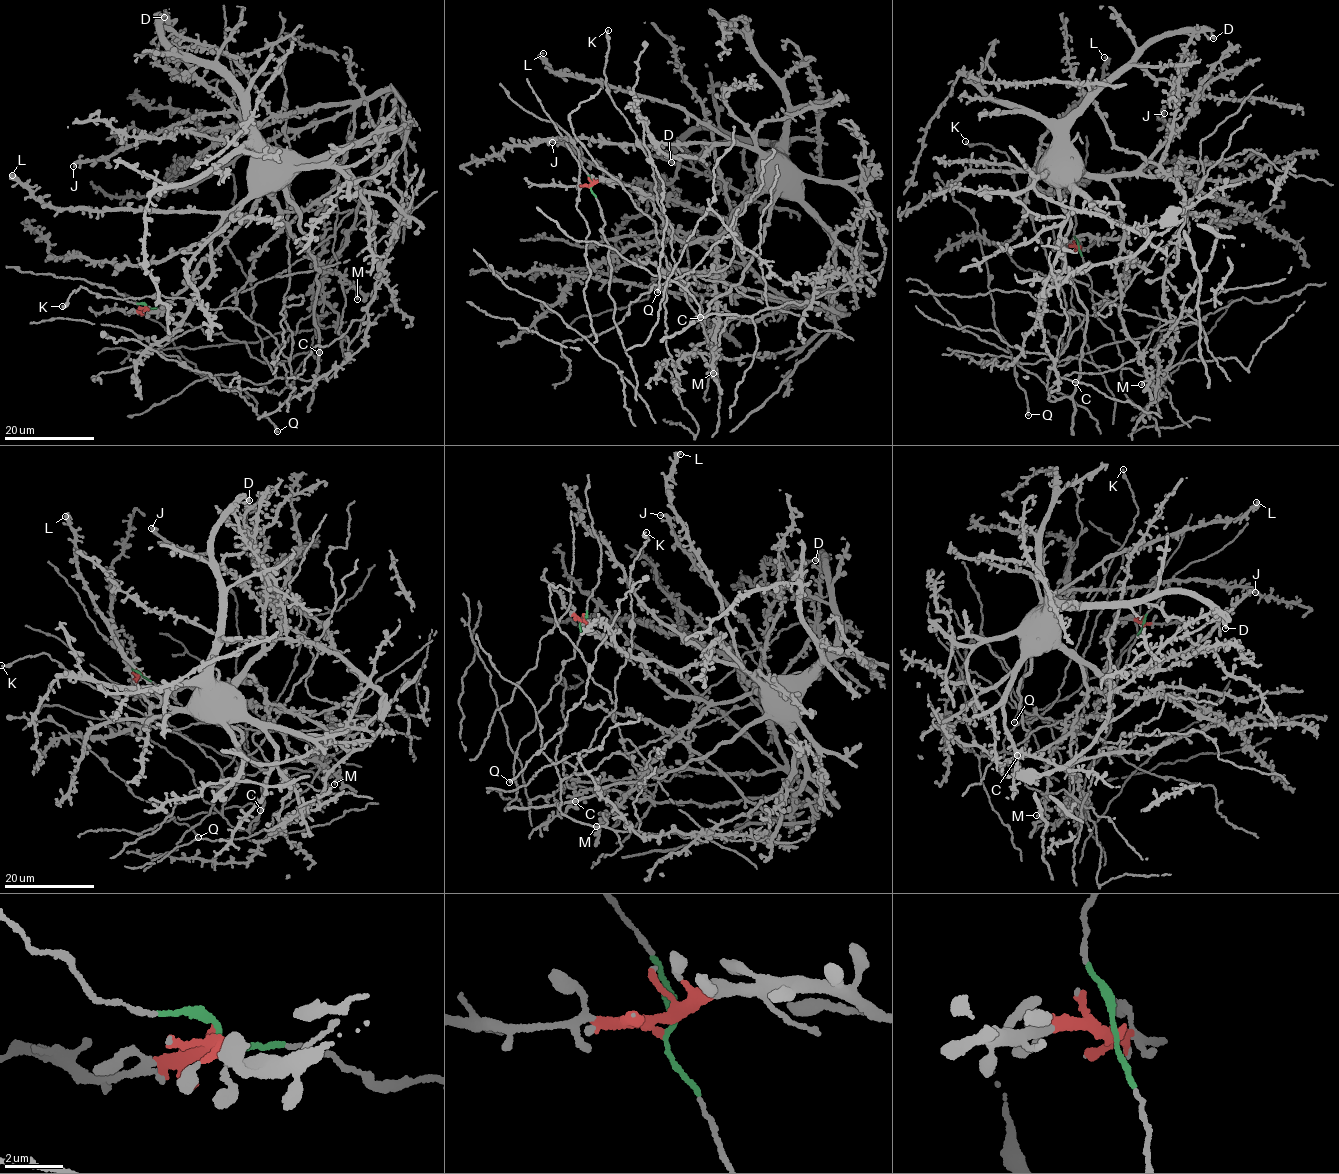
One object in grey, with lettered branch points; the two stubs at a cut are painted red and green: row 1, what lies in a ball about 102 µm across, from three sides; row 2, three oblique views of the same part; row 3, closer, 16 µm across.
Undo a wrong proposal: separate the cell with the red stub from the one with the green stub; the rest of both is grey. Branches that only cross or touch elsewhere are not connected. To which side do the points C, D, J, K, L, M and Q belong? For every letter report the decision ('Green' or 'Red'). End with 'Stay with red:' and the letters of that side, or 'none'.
C: Red
D: Red
J: Red
K: Red
L: Red
M: Red
Q: Red
Stay with red: C, D, J, K, L, M, Q

